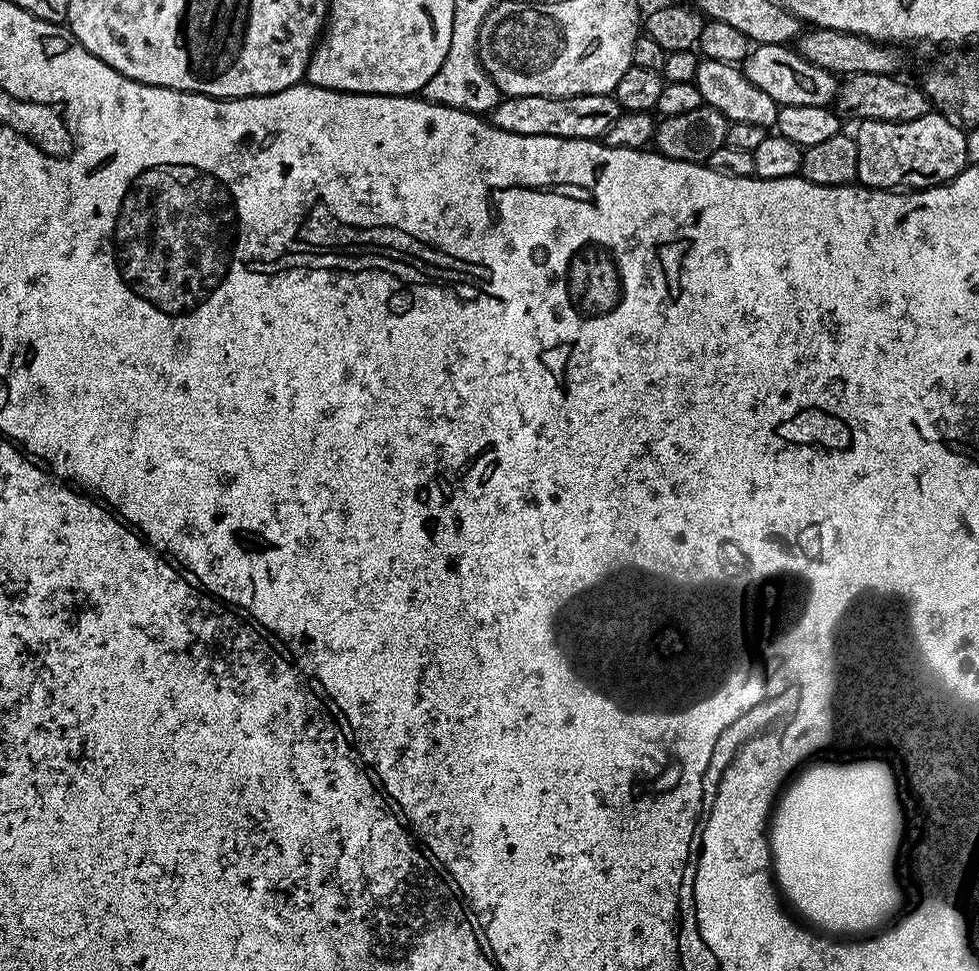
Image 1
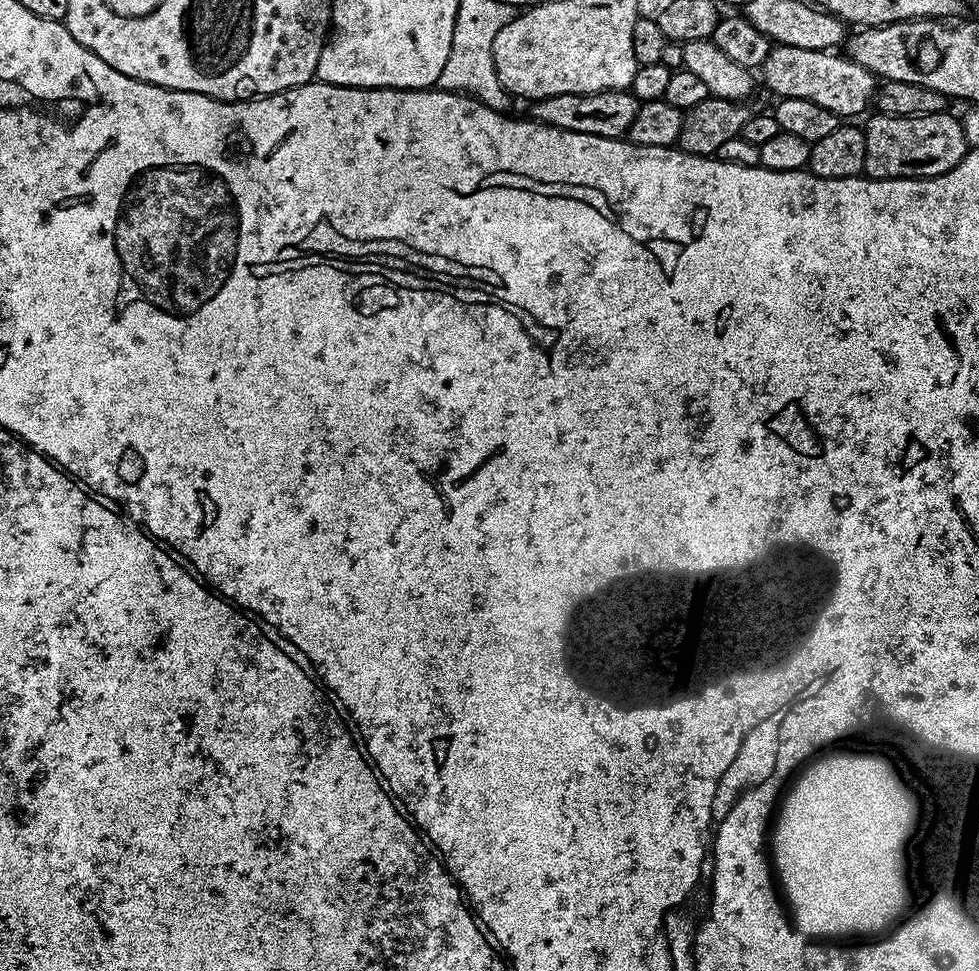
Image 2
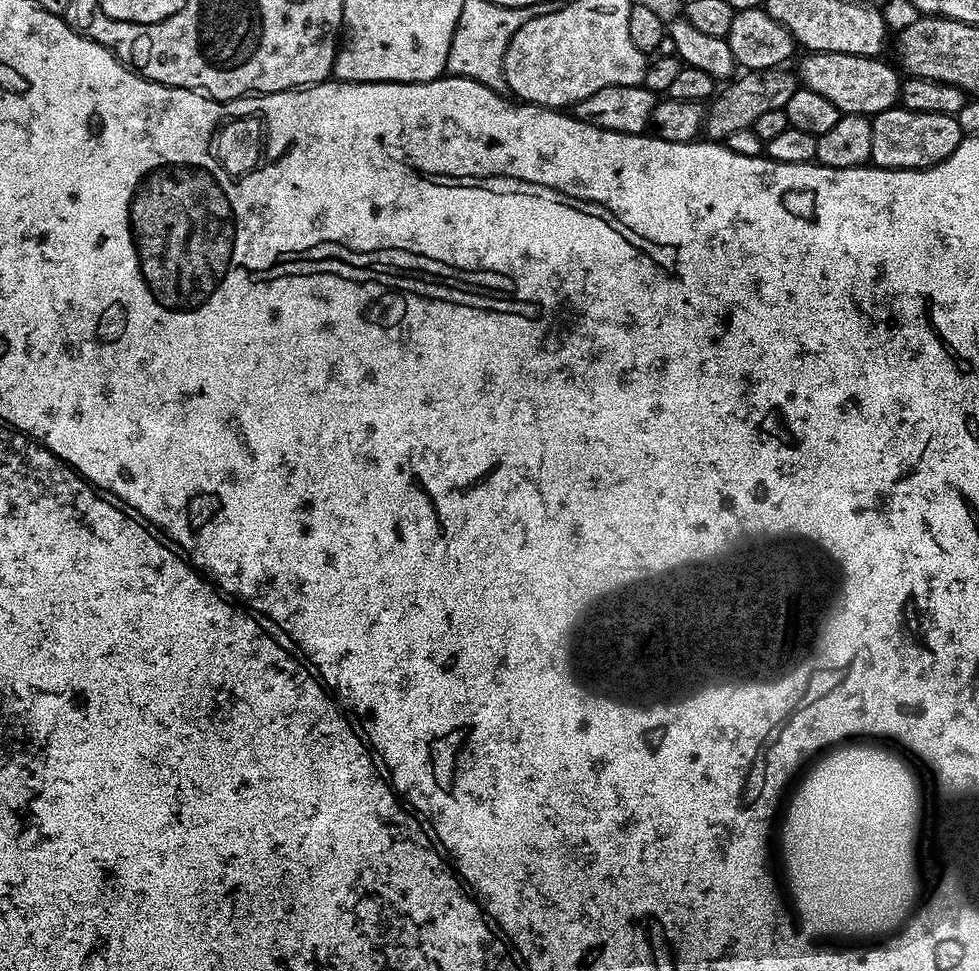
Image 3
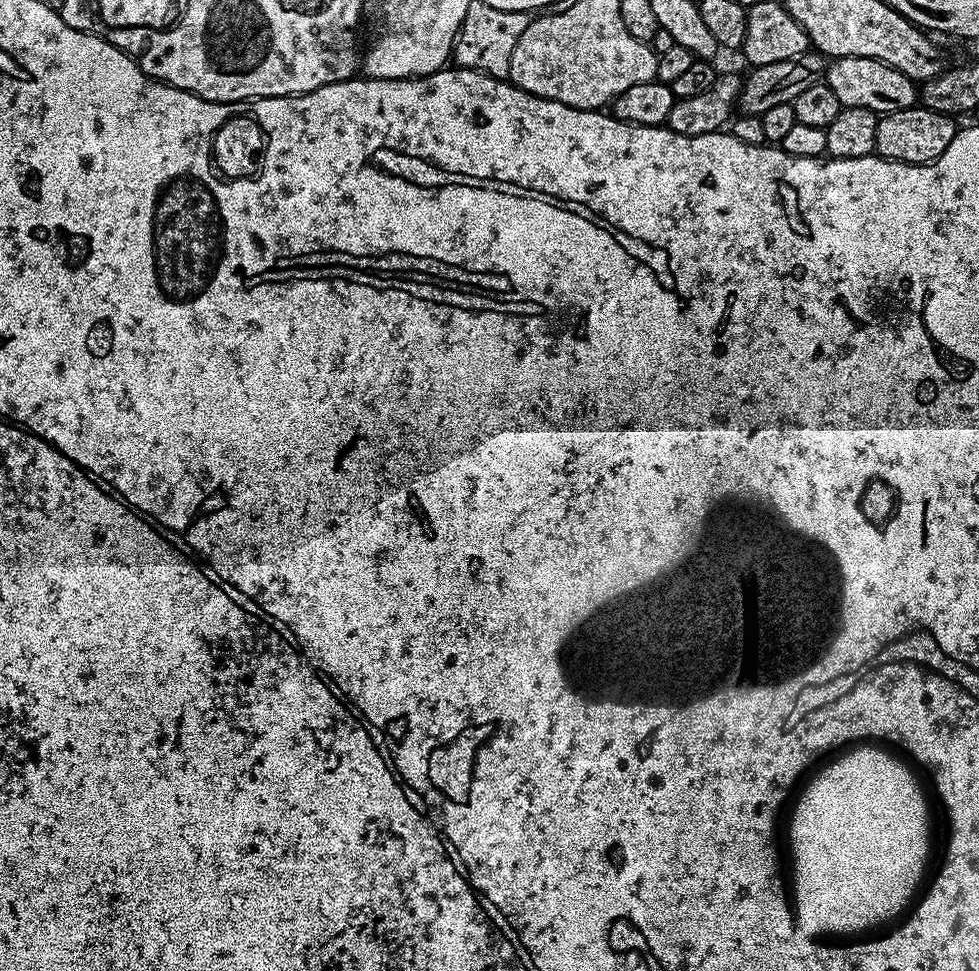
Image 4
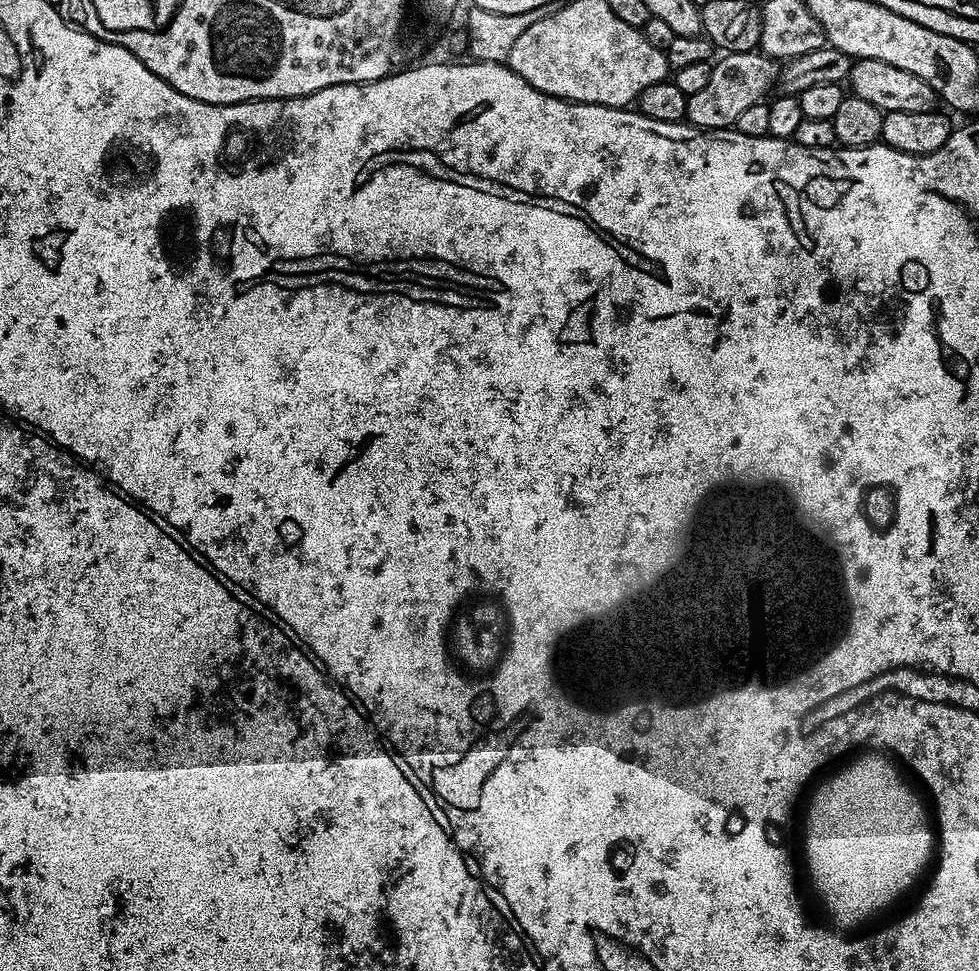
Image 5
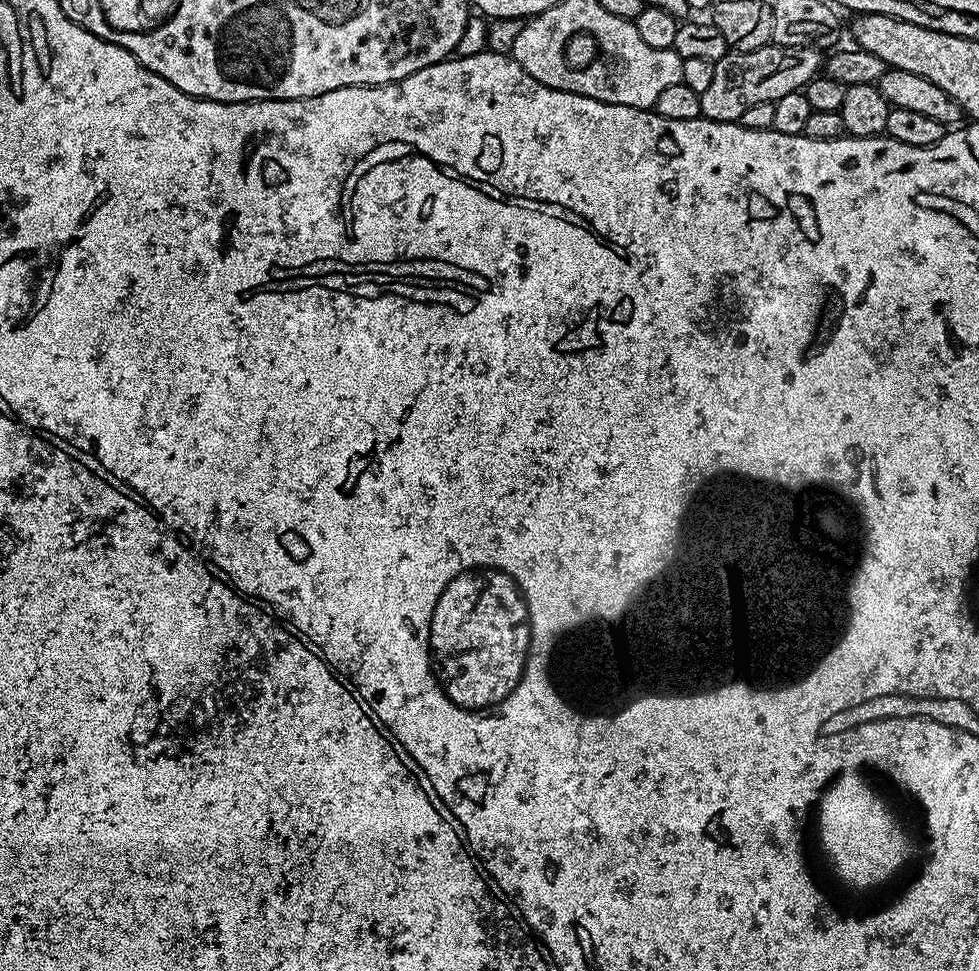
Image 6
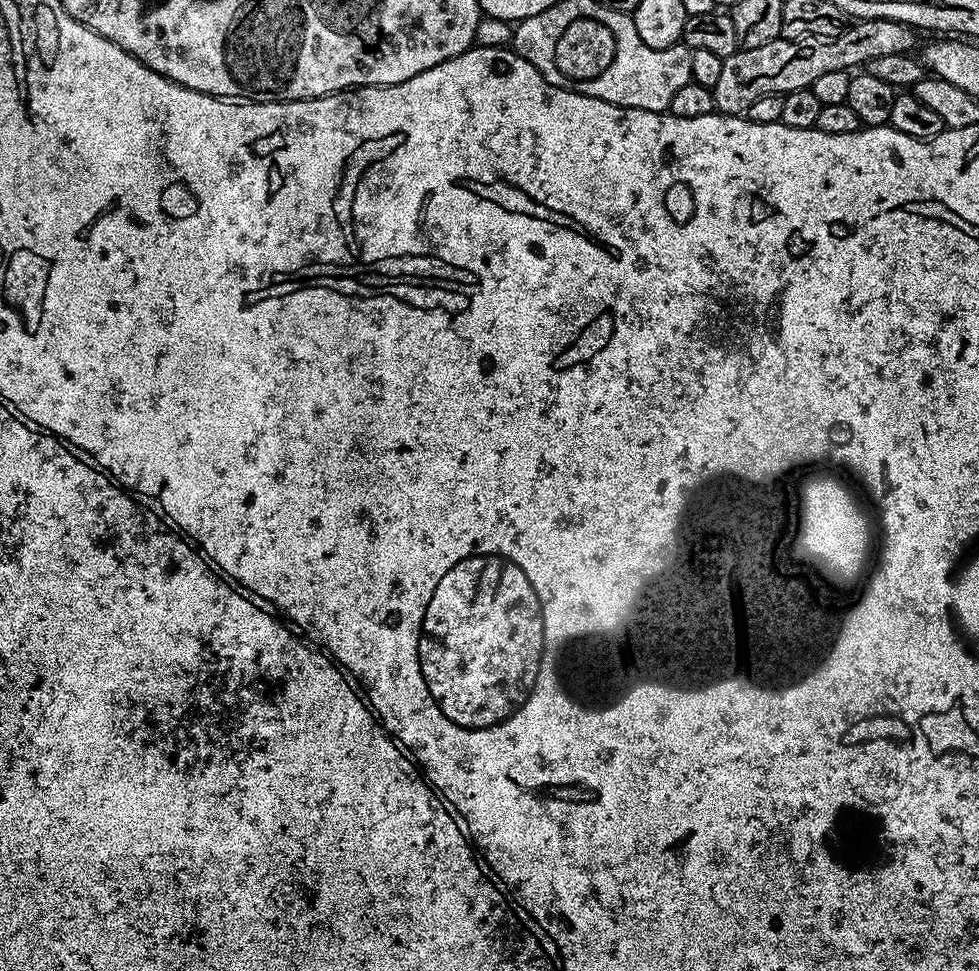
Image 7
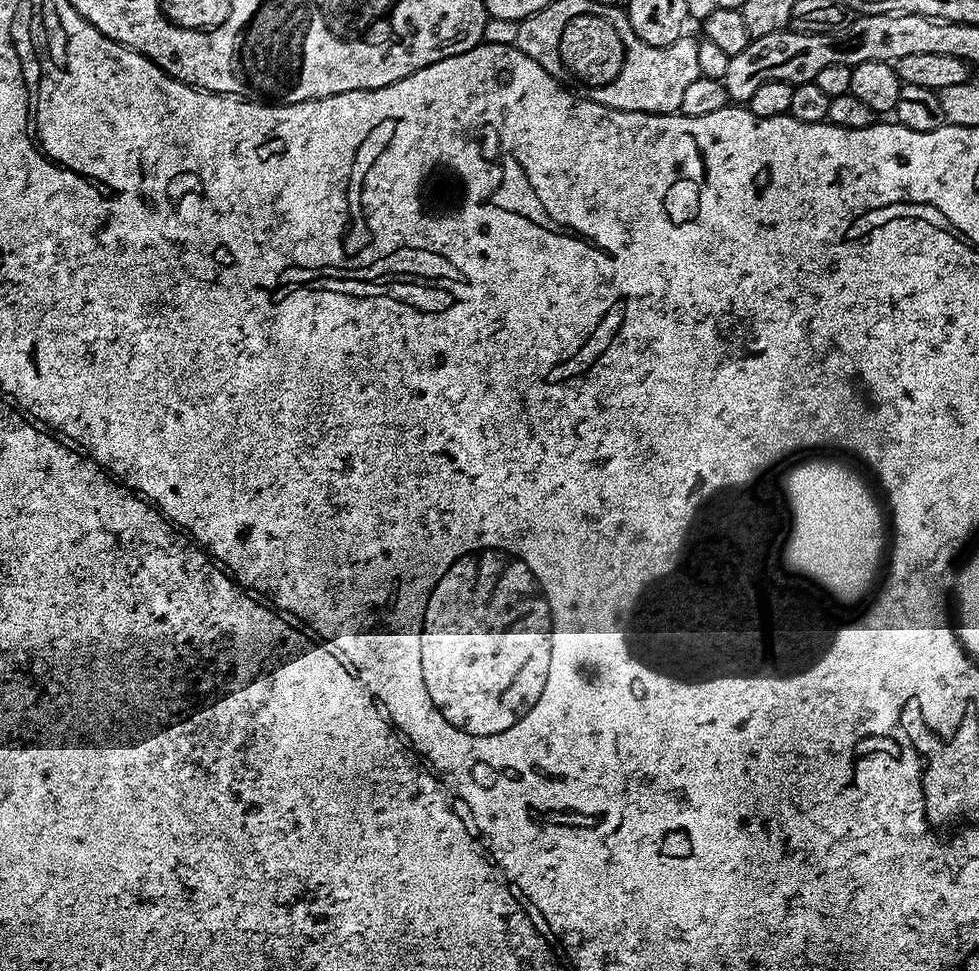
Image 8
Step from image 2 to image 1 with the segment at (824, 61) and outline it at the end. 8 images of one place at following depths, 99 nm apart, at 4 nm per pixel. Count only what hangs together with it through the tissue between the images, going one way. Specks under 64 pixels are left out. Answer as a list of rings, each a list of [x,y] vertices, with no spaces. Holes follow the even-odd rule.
[[[757,44],[749,51],[742,70],[758,90],[766,90],[777,106],[829,106],[835,101],[838,77],[806,62],[795,47],[786,44]]]

